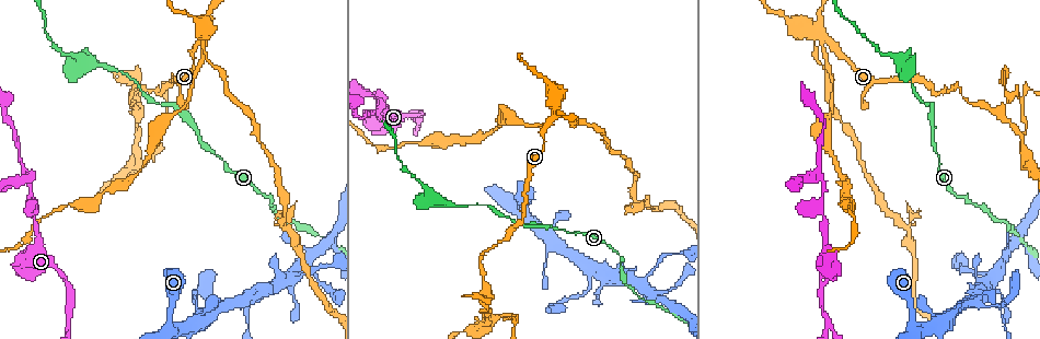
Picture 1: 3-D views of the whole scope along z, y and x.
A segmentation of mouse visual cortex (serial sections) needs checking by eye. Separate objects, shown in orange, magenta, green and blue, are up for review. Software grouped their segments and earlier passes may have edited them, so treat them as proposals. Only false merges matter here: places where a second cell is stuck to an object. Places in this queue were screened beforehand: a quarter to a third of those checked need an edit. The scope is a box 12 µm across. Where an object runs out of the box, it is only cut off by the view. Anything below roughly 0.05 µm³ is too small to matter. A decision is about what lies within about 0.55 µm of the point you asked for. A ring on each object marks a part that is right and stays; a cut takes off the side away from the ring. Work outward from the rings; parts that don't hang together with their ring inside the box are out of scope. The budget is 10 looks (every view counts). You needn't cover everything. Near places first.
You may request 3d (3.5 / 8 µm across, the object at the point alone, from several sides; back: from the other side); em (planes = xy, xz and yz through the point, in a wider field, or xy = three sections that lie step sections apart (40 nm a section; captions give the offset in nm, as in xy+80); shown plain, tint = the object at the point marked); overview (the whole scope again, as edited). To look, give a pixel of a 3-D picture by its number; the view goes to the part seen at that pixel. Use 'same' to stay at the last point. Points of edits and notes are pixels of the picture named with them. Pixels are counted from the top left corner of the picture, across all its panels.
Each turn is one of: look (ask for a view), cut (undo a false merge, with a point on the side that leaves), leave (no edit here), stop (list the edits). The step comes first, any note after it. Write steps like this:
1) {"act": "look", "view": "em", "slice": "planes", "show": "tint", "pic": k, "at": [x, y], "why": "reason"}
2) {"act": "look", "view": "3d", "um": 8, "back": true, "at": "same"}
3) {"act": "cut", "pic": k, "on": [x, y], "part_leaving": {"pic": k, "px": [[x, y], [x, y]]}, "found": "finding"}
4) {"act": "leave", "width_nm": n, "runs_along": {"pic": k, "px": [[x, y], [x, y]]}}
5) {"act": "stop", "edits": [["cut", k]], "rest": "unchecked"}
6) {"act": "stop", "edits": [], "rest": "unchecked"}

{"act": "look", "view": "3d", "um": 3.5, "pic": 1, "at": [819, 34], "why": "thick turns thin"}

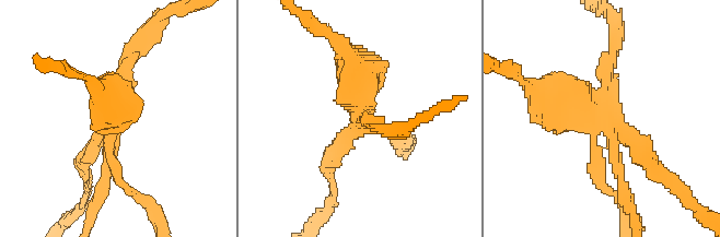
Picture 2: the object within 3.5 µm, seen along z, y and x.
{"act": "look", "view": "em", "slice": "planes", "show": "tint", "pic": 2, "at": [608, 122], "why": "now the EM"}

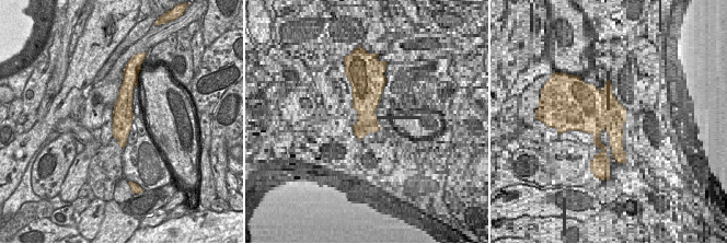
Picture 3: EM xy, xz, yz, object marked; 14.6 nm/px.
{"act": "cut", "pic": 2, "on": [111, 161], "part_leaving": {"pic": 2, "px": [[112, 121], [108, 158], [118, 181], [142, 198]]}, "found": "two cells meet here"}

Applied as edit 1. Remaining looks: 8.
{"act": "look", "view": "3d", "um": 3.5, "pic": 1, "at": [376, 116], "why": "two arms in line, one across"}

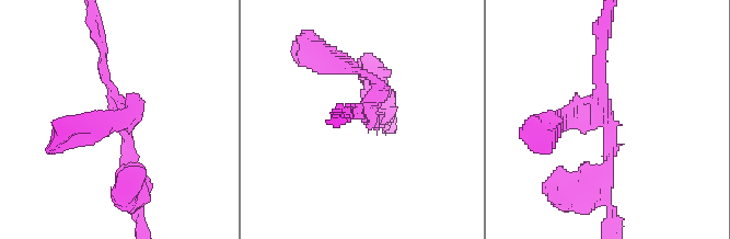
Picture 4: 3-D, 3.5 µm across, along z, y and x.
{"act": "look", "view": "em", "slice": "xy", "step": 2, "show": "tint", "pic": 4, "at": [362, 117], "why": "now the EM"}

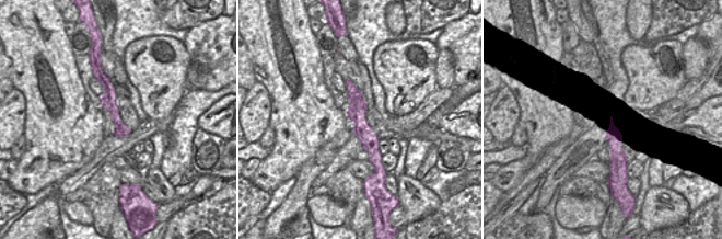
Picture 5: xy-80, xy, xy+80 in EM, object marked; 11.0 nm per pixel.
{"act": "leave", "arm_widths_nm": [150, 150, 250], "runs_along": {"pic": 4, "px": [[136, 185], [102, 50]]}, "found": "one cell here"}

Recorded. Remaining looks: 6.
{"act": "look", "view": "3d", "um": 3.5, "pic": 1, "at": [137, 158], "why": "three arms meet"}

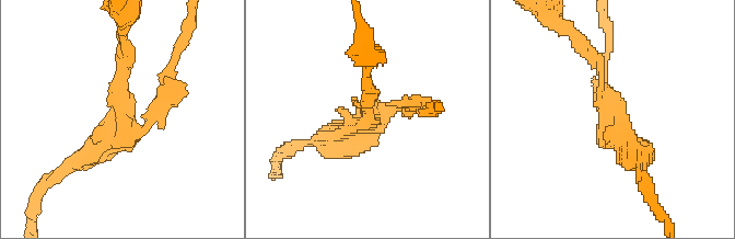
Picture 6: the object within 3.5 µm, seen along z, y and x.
{"act": "look", "view": "em", "slice": "xy", "step": 5, "show": "tint", "pic": 6, "at": [123, 119], "why": "need the tissue"}

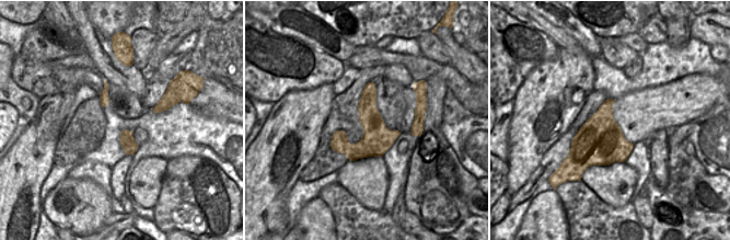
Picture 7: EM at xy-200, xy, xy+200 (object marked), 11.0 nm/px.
{"act": "cut", "pic": 6, "on": [167, 101], "part_leaving": {"pic": 6, "px": [[139, 129], [165, 106], [186, 38]]}, "found": "two cells meet here"}

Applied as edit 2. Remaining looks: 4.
{"act": "look", "view": "overview", "why": "see it whole again"}

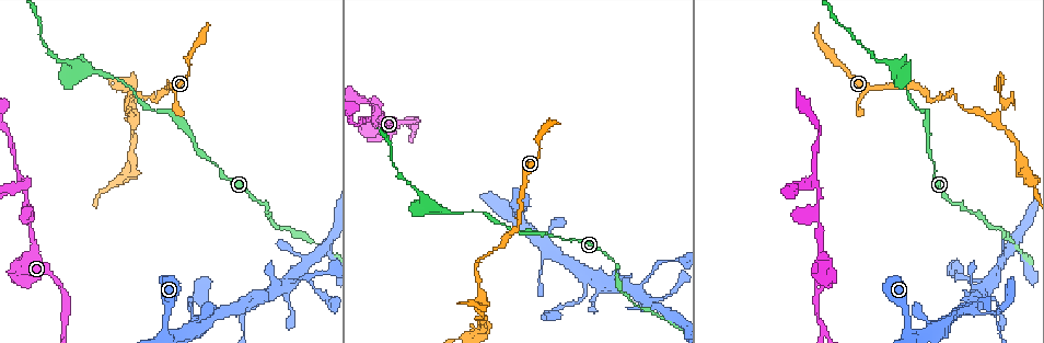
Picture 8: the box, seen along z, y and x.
{"act": "look", "view": "3d", "um": 8, "pic": 8, "at": [825, 332], "why": "three-way junction"}

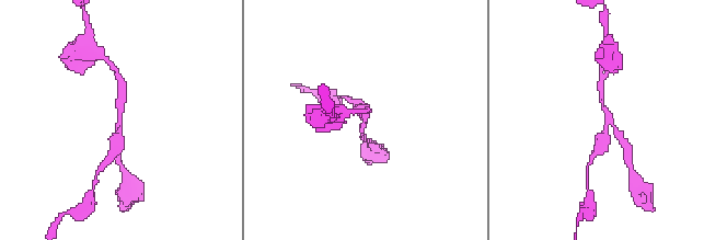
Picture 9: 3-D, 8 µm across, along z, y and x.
{"act": "look", "view": "em", "slice": "xy", "step": 5, "show": "tint", "pic": 9, "at": [610, 121], "arms": 3, "arm_widths_nm": [200, 200, 250]}

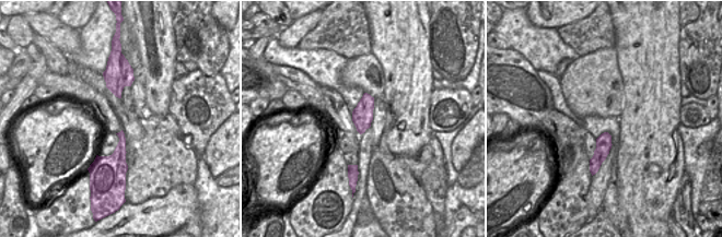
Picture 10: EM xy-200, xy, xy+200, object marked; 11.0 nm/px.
{"act": "cut", "pic": 9, "on": [599, 139], "found": "a second cell is stuck on"}

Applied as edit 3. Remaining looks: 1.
{"act": "stop", "edits": [["cut", 2], ["cut", 6], ["cut", 9]], "rest": "unchecked"}

